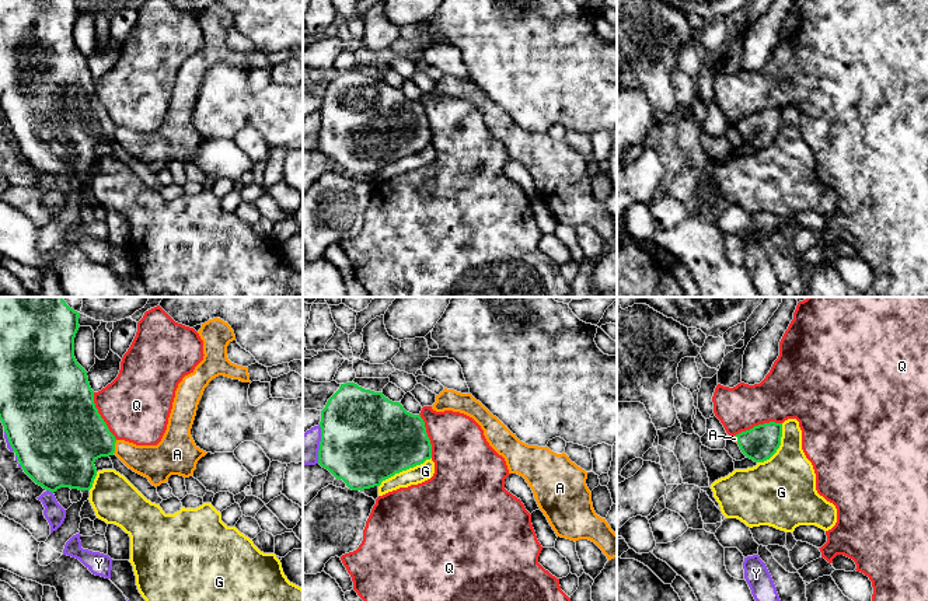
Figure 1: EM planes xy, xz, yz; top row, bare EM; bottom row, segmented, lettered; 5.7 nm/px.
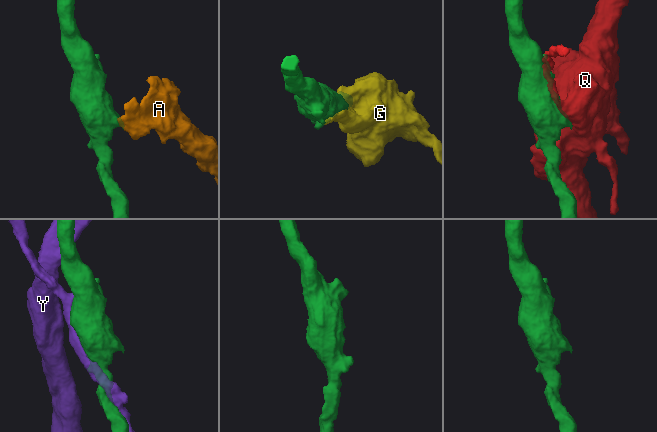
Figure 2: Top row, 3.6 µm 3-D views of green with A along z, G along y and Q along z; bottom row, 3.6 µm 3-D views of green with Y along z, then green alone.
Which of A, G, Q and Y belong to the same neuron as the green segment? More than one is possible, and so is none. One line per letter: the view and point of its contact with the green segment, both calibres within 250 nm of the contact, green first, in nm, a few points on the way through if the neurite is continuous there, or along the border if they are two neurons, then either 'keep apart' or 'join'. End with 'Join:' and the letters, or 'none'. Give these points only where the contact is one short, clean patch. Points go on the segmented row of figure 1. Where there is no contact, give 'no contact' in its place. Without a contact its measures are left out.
A: contact xy (114, 447); calibres 380 and 200 nm; border xy (117, 440), (112, 453); keep apart
G: contact xz (404, 470); calibres 480 and 100 nm; keep apart
Q: contact xy (100, 416); calibres 500 and 400 nm; keep apart
Y: contact xz (320, 444); calibres 500 and 180 nm; keep apart
Join: none

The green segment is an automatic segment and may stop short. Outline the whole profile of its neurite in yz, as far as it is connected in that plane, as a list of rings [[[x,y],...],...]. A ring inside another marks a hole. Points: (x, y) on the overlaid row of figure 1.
[[[764,423],[736,434],[742,453],[754,462],[770,460],[781,445],[782,423]]]

